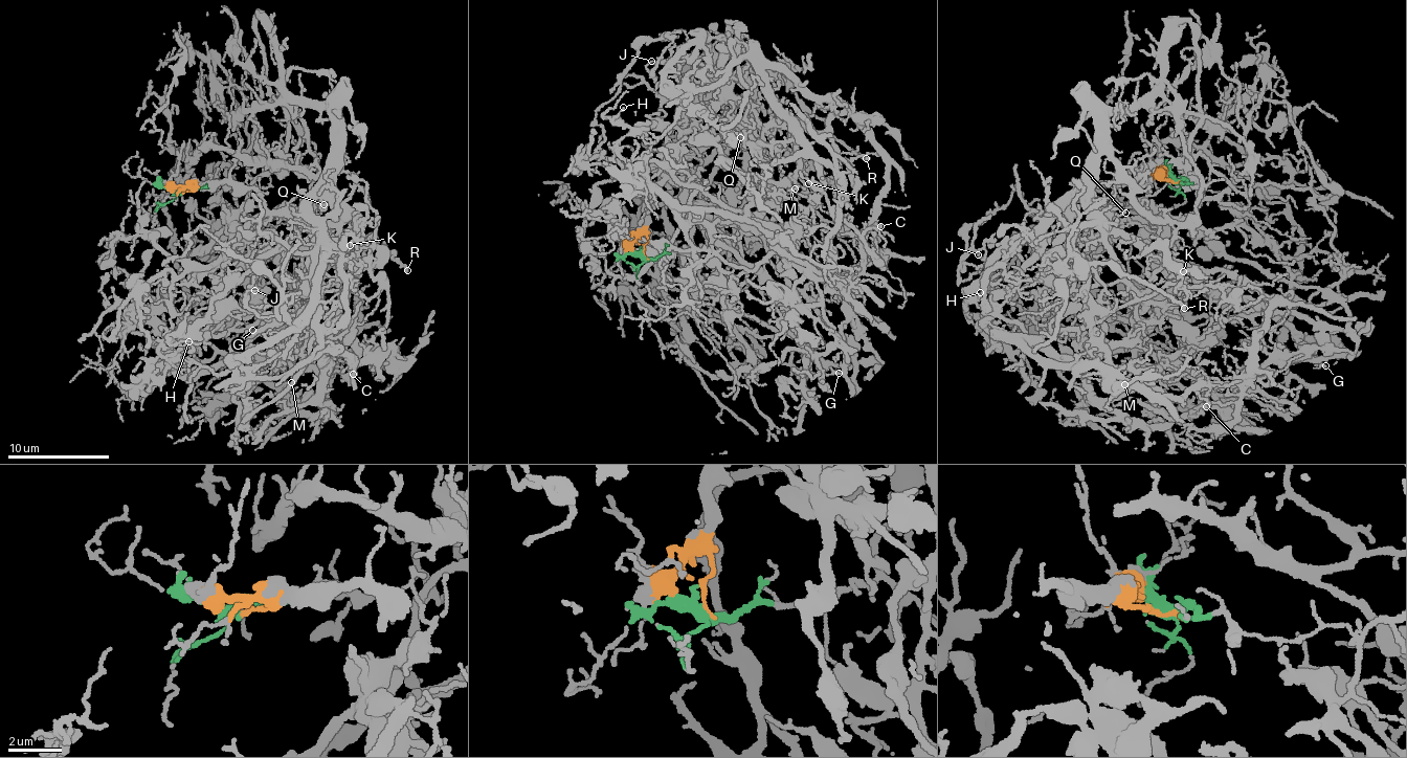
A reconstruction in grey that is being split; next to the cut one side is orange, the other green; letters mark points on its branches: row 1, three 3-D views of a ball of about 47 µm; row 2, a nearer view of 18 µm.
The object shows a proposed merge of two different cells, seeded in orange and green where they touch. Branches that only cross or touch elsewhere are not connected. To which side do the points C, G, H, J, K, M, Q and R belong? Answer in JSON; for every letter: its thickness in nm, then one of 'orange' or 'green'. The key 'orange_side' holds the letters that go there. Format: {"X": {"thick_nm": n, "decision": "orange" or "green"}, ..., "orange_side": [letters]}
{"C": {"thick_nm": 150, "decision": "green"}, "G": {"thick_nm": 90, "decision": "green"}, "H": {"thick_nm": 110, "decision": "orange"}, "J": {"thick_nm": 110, "decision": "orange"}, "K": {"thick_nm": 150, "decision": "orange"}, "M": {"thick_nm": 110, "decision": "green"}, "Q": {"thick_nm": 80, "decision": "orange"}, "R": {"thick_nm": 240, "decision": "orange"}, "orange_side": ["H", "J", "K", "Q", "R"]}

